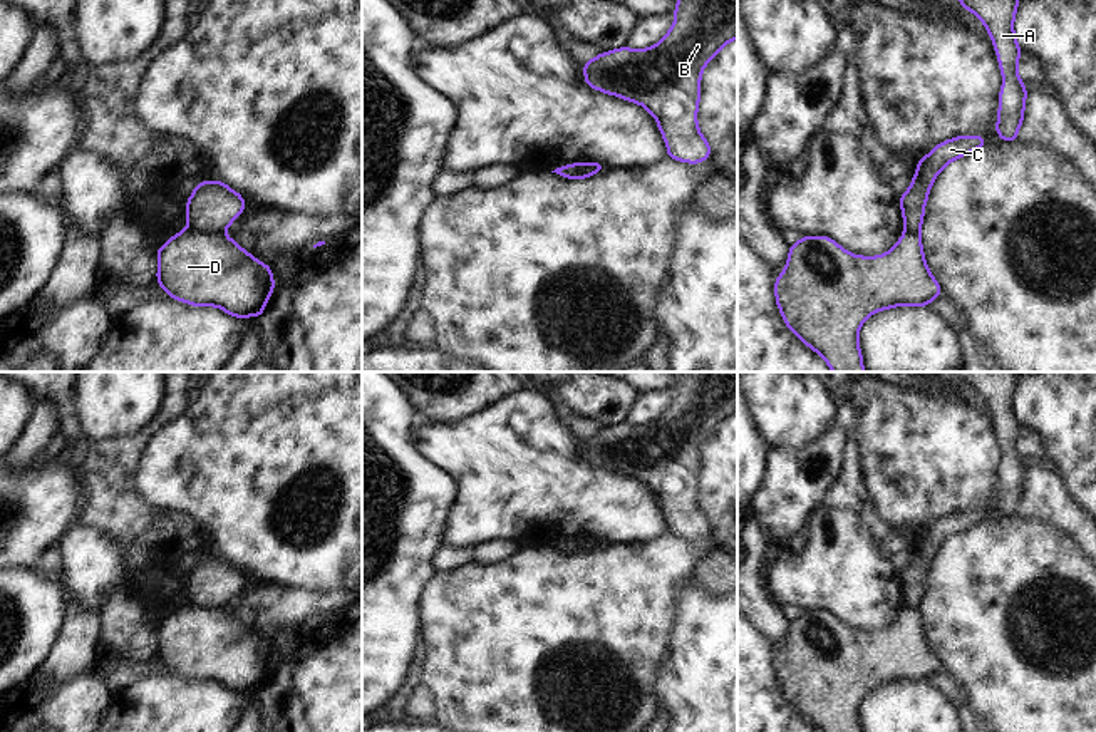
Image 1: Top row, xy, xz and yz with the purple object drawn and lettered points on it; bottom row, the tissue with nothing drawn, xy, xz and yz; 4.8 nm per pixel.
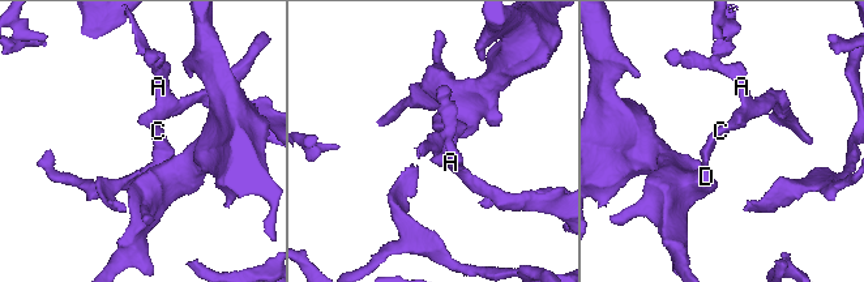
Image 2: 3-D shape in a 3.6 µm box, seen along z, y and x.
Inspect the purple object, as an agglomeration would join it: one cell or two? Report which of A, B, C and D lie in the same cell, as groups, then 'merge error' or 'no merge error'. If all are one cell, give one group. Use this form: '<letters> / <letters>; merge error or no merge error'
A C / B D; merge error

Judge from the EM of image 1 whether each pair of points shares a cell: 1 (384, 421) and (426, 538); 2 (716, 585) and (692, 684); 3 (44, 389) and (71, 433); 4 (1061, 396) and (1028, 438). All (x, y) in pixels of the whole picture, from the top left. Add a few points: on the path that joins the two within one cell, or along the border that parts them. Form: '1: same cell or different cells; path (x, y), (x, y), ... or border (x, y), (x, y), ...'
1: same cell; path (387, 449), (413, 478), (413, 510)
2: different cells; border (687, 577), (709, 595), (719, 597)
3: same cell; path (56, 396), (66, 406), (67, 421)
4: different cells; border (1023, 426), (1029, 426), (1039, 436), (1048, 454)

